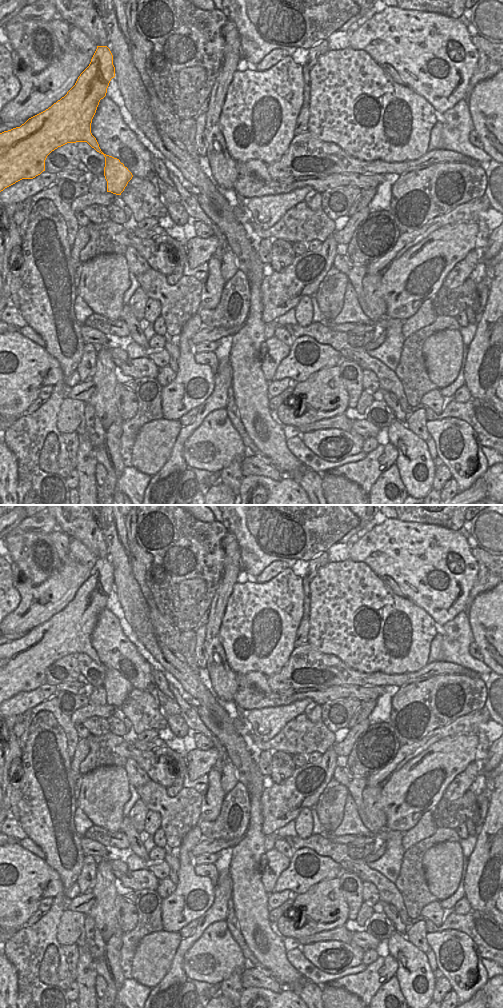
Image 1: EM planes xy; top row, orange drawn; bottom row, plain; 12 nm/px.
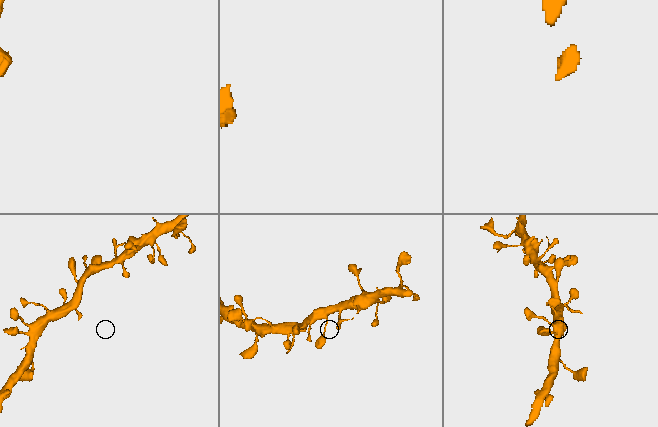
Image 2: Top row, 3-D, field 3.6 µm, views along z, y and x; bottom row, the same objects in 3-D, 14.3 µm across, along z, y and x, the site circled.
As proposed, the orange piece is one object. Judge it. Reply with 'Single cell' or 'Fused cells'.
Single cell.

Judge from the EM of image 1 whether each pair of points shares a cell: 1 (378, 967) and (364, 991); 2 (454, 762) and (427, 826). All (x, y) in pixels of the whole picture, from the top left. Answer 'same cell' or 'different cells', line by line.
1: same cell
2: different cells

